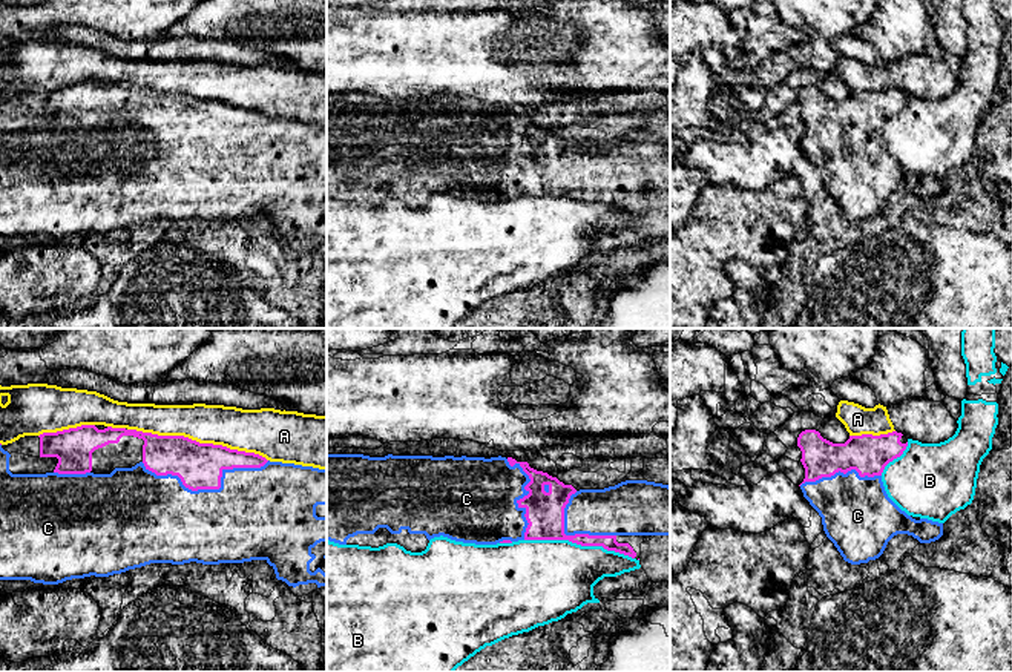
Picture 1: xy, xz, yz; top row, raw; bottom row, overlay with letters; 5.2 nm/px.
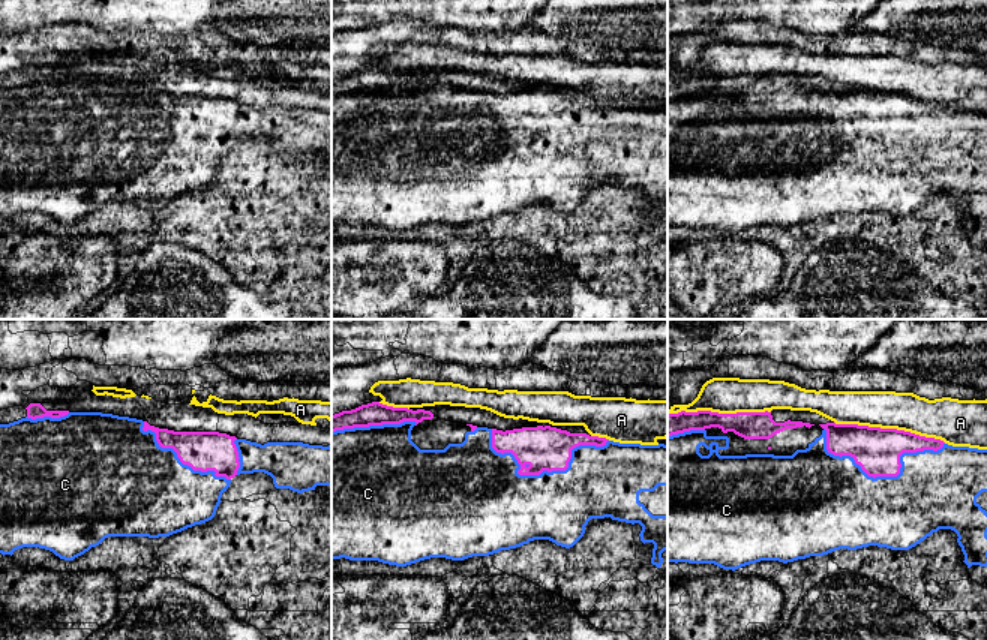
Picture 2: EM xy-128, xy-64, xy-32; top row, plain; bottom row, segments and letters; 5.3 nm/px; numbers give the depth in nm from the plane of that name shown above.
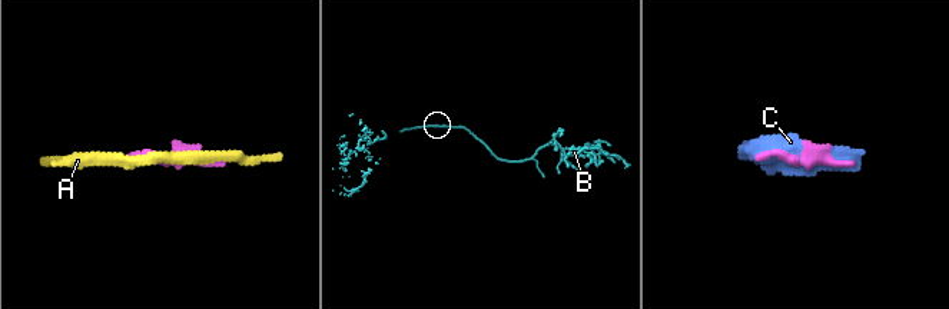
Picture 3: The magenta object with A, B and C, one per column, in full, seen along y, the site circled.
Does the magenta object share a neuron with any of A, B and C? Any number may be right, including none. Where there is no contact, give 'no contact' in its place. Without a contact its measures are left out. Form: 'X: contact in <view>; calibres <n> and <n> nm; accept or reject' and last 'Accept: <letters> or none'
A: contact in xy; calibres 240 and 220 nm; reject
B: contact in xz; calibres 200 and 420 nm; reject
C: contact in xy; calibres 240 and 440 nm; accept
Accept: C

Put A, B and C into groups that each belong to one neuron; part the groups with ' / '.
A / B / C

